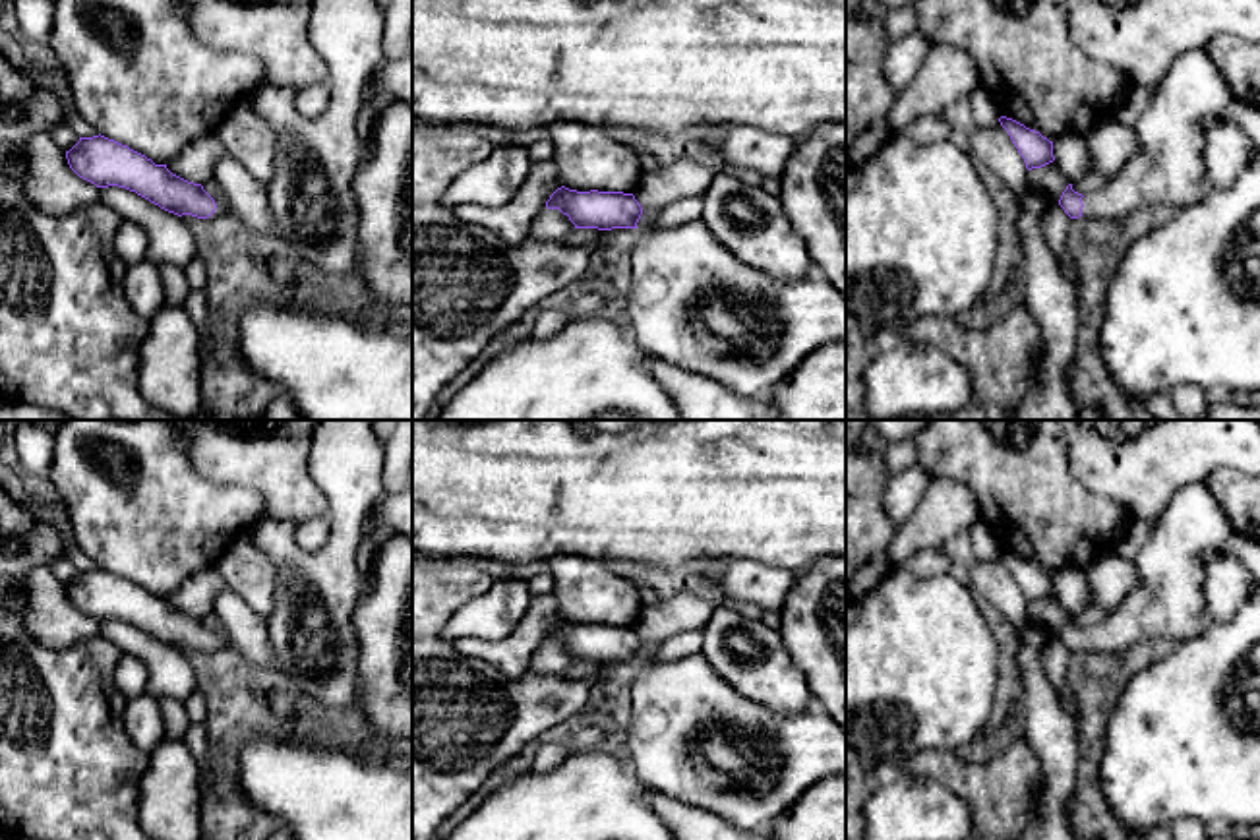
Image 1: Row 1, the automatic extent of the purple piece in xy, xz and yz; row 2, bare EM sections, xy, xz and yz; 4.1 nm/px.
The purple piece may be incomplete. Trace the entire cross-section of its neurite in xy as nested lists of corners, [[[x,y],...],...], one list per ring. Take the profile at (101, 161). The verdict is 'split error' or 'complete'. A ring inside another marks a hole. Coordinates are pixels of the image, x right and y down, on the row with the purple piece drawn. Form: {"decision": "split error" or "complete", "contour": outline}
{"decision": "split error", "contour": [[[105,135],[79,137],[66,151],[70,168],[97,188],[118,186],[149,199],[178,217],[207,219],[228,213],[225,197],[213,199],[201,184],[172,174],[166,165],[155,165],[145,155]]]}

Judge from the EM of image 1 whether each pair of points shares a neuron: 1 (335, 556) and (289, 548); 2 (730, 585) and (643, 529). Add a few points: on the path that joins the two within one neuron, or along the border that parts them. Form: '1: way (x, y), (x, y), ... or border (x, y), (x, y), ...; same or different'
1: way (324, 558), (300, 558); same
2: border (728, 560), (759, 560), (773, 568); different

